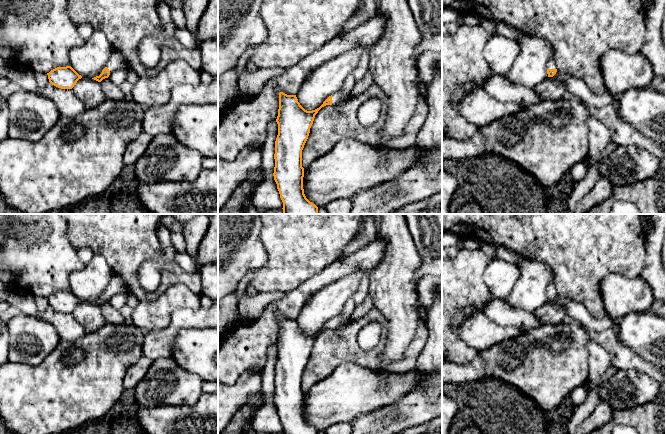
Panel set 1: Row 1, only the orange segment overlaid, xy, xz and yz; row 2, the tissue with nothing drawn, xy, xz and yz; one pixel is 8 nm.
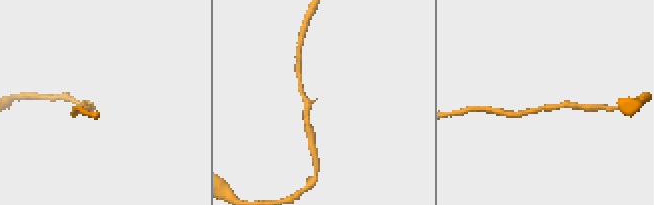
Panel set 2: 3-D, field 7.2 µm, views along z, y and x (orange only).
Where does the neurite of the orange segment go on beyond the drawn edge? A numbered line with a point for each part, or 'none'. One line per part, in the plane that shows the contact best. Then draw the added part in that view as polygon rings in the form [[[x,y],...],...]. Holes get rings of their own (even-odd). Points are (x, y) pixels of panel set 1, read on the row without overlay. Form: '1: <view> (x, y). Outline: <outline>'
1: xz (339, 319). Outline: [[[340,313],[339,315],[335,316],[334,318],[332,318],[332,329],[336,329],[337,327],[339,327],[344,322],[350,322],[350,321],[351,321],[350,317],[349,318],[345,318],[343,316],[343,314]]]

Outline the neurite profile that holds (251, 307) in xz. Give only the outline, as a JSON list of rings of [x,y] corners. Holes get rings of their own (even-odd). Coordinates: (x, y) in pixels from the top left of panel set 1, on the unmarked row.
[[[278,291],[258,292],[253,296],[245,292],[238,302],[238,315],[250,321],[258,320],[269,303],[283,296],[284,293]]]

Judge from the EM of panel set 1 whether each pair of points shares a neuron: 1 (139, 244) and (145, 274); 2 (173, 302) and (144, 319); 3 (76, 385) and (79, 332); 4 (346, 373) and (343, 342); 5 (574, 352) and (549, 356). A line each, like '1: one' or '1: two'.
1: two
2: one
3: two
4: two
5: one

